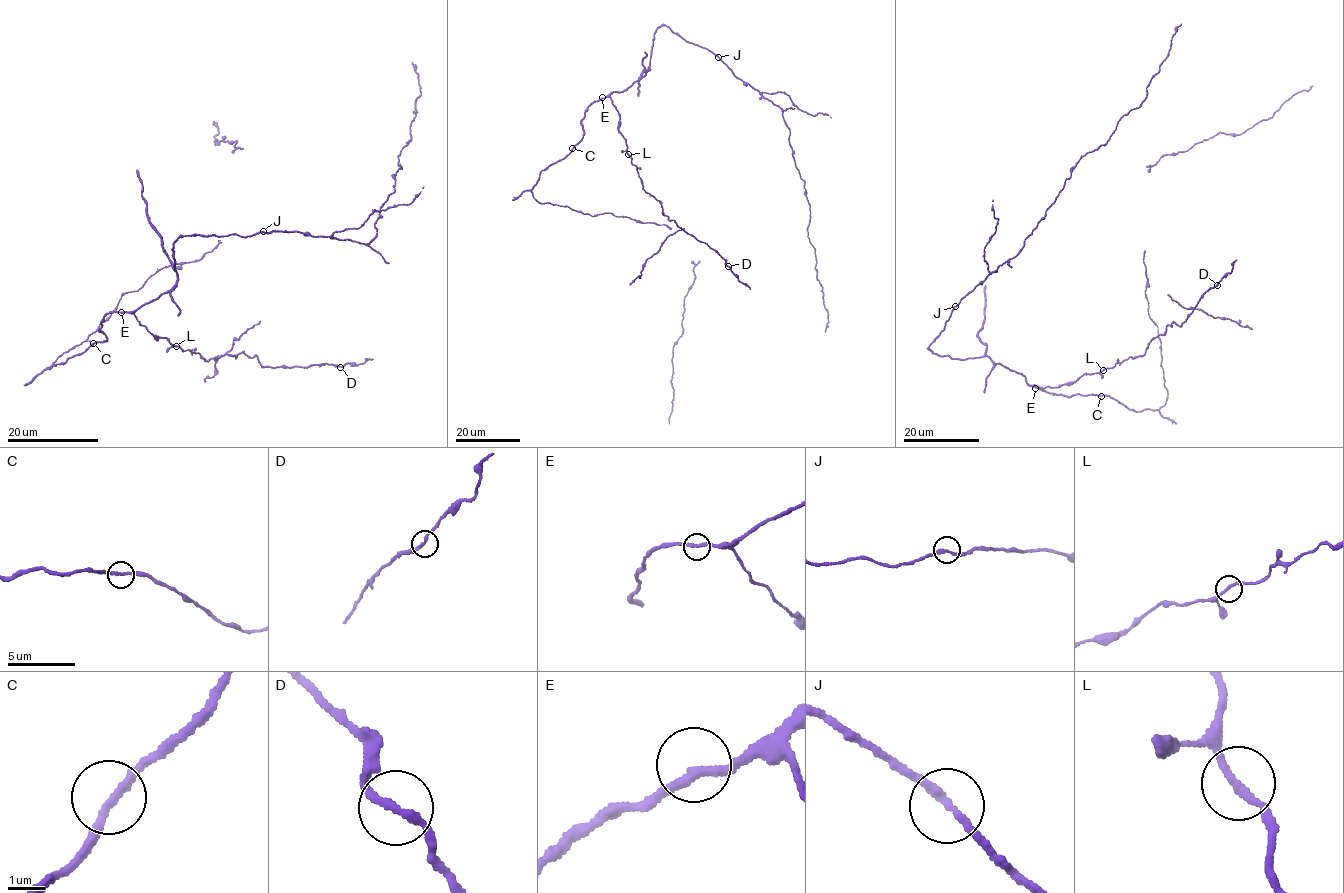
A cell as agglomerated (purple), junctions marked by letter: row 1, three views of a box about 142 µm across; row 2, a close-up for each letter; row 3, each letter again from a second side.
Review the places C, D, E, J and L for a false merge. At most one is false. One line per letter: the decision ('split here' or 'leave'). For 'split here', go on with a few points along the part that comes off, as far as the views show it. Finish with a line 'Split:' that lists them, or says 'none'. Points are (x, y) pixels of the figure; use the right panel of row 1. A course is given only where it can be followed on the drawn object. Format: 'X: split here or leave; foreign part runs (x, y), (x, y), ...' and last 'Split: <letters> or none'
C: leave
D: leave
E: leave
J: leave
L: leave
Split: none

